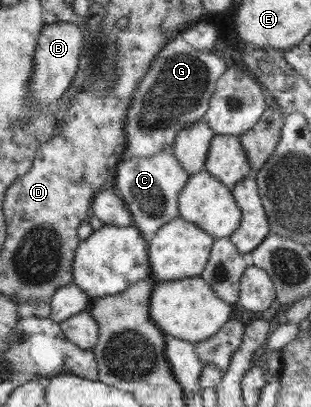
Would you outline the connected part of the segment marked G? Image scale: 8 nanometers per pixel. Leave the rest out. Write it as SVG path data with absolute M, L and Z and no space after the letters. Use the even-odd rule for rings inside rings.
M174 35L157 53L132 94L124 125L125 155L149 160L163 149L172 149L179 130L203 119L217 79L227 68L219 56L197 50L179 35Z

